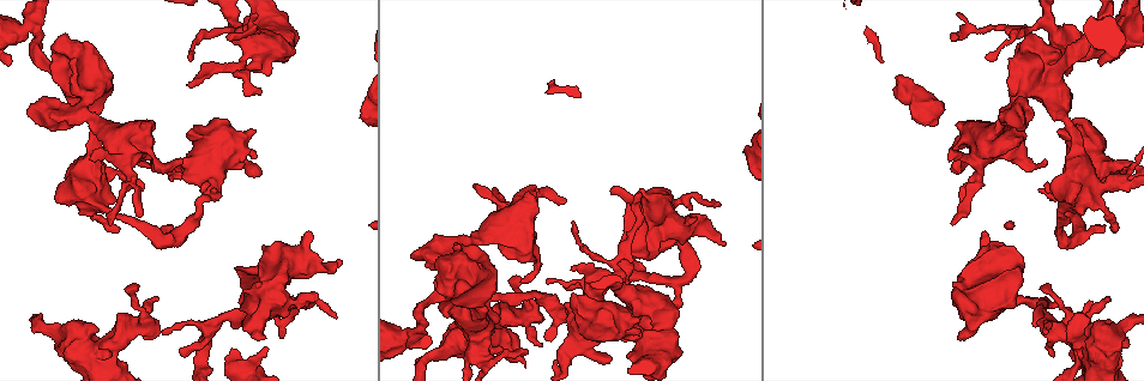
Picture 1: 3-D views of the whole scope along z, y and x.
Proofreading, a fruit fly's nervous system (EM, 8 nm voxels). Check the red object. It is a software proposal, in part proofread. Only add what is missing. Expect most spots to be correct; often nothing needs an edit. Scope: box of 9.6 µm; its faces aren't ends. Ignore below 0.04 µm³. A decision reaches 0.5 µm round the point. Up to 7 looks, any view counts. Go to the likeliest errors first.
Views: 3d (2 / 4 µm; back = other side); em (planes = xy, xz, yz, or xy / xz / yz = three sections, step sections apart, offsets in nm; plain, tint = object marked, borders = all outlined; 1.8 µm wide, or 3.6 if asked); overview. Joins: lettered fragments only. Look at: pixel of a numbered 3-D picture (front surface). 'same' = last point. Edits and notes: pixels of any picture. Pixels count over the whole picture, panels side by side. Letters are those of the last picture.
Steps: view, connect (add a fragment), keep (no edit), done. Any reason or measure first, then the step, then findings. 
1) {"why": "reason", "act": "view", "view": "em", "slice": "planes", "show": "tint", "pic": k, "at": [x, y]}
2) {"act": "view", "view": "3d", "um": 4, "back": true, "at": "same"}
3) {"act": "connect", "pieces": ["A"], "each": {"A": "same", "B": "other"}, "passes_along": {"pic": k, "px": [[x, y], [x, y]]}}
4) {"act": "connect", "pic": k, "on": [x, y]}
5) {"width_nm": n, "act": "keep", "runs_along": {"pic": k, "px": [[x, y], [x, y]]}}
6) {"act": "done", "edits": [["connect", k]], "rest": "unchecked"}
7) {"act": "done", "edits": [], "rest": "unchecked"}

{"why": "branch stops here", "act": "view", "view": "3d", "um": 2, "back": true, "pic": 1, "at": [240, 353]}

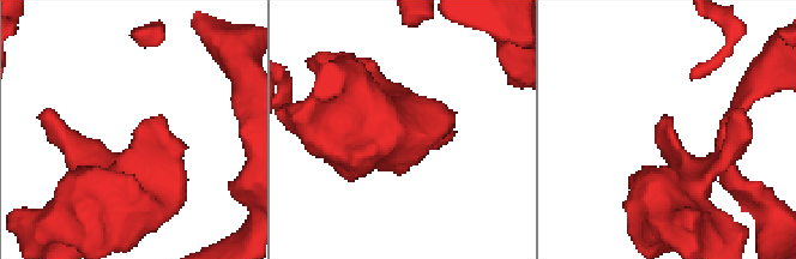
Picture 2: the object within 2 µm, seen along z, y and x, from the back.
{"why": "now the EM", "act": "view", "view": "em", "slice": "xy", "step": 16, "show": "borders", "pic": 2, "at": [136, 129]}

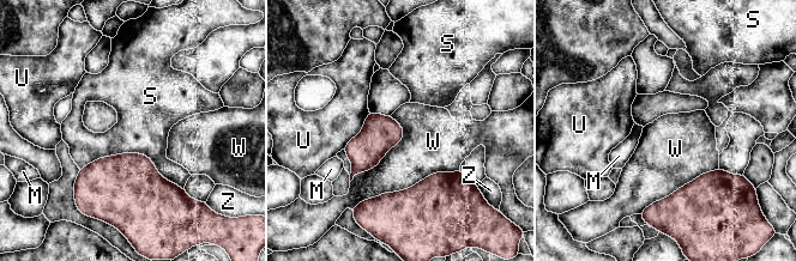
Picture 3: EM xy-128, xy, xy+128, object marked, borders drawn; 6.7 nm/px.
{"act": "keep", "each": {"M": "other", "S": "other", "U": "other", "W": "other", "Z": "other"}, "border": {"pic": 3, "px": [[459, 169], [432, 173], [360, 202]]}, "found": "none of them fits"}

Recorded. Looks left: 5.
{"why": "small branch off a trunk", "act": "view", "view": "3d", "um": 2, "pic": 1, "at": [84, 105]}

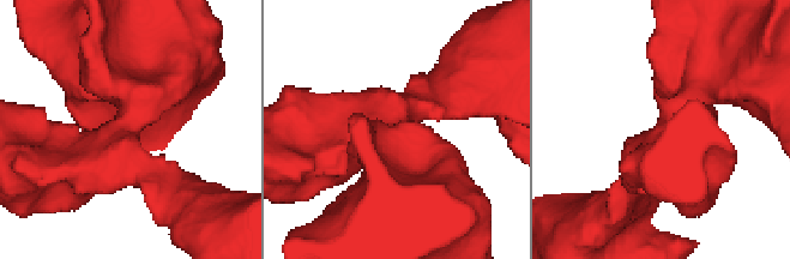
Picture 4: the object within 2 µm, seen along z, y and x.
{"arms": 3, "arm_widths_nm": [220, 400, 650], "why": "need the tissue", "act": "view", "view": "em", "slice": "planes", "show": "tint", "pic": 4, "at": [392, 133]}

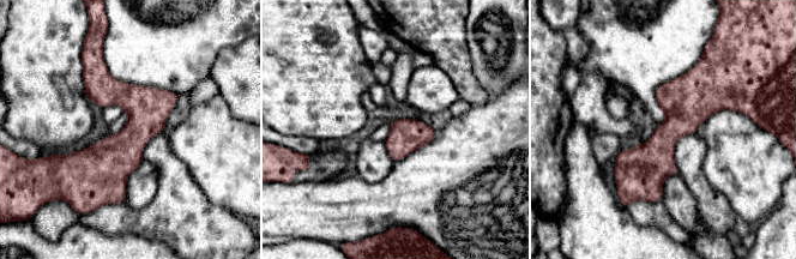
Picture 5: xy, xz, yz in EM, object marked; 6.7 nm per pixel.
{"act": "view", "view": "em", "slice": "planes", "show": "borders", "at": "same"}

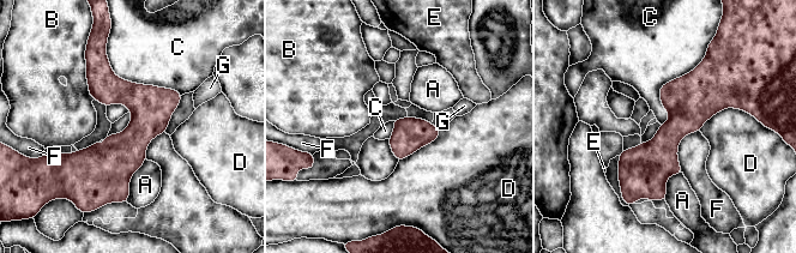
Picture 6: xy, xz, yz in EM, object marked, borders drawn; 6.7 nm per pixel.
{"act": "keep", "each": {"A": "other", "B": "other", "C": "other", "D": "other", "E": "other", "F": "other", "G": "other"}, "border": {"pic": 6, "px": [[106, 48], [121, 78], [181, 95]]}, "found": "no lettered fragment goes on from it"}

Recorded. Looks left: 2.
{"why": "thick end", "act": "view", "view": "em", "um": 3.6, "slice": "planes", "show": "borders", "pic": 1, "at": [644, 189]}

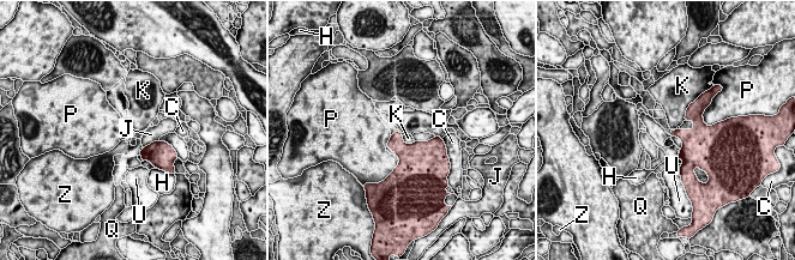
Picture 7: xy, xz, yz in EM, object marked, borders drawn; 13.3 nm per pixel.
{"act": "keep", "each": {"C": "other", "H": "other", "J": "other", "K": "other", "P": "other", "Q": "other", "U": "other", "Z": "other"}, "found": "none of them fits"}

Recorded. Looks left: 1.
{"act": "done", "edits": [], "rest": "unchecked"}

